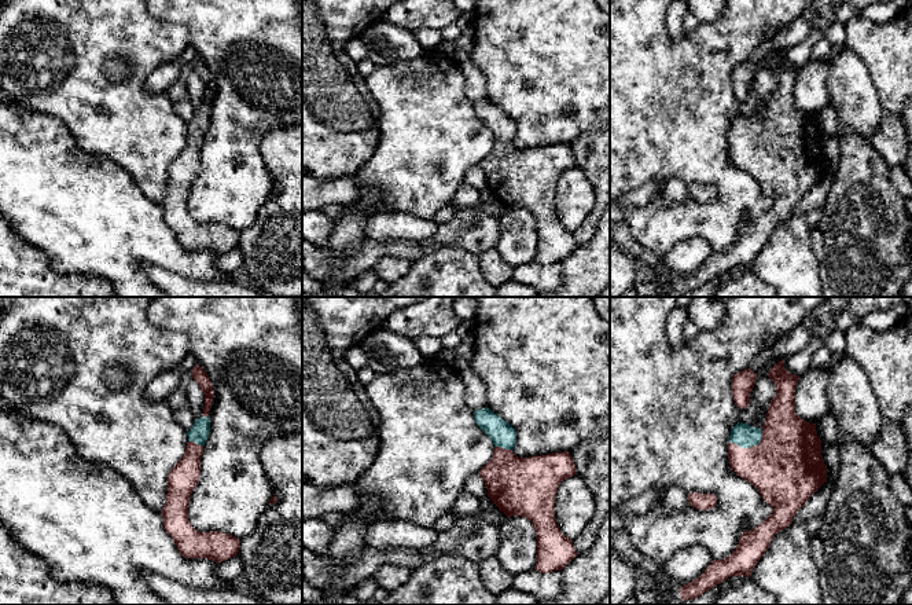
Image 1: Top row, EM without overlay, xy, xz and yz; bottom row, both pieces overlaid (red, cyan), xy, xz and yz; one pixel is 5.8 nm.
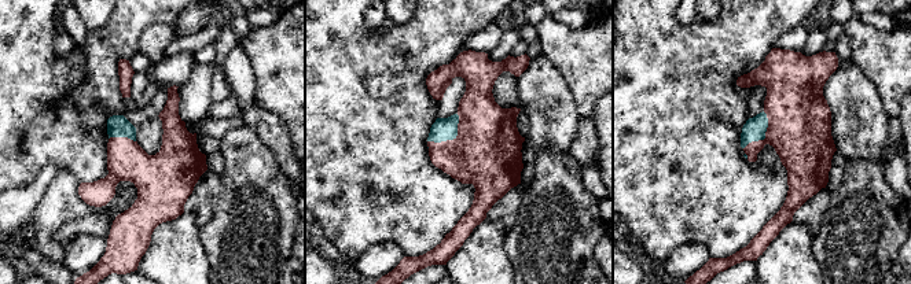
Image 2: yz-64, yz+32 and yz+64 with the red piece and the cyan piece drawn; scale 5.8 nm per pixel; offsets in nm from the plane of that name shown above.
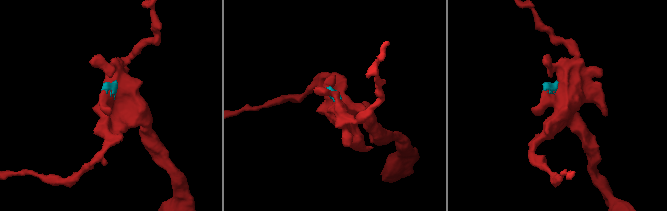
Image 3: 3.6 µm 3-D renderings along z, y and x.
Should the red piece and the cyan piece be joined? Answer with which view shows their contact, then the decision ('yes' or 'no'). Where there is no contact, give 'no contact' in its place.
yz | yes

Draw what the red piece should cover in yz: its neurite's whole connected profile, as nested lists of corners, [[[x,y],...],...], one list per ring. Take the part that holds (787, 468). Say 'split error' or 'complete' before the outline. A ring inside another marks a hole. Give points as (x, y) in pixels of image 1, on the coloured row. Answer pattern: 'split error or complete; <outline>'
split error; [[[784,359],[776,363],[768,377],[776,385],[776,396],[771,400],[771,406],[766,412],[766,419],[762,428],[751,428],[749,424],[739,422],[731,430],[729,444],[728,444],[728,461],[731,469],[742,478],[751,483],[761,494],[762,499],[768,502],[773,512],[772,514],[751,531],[744,531],[740,536],[739,544],[735,551],[724,560],[713,560],[713,562],[706,568],[706,571],[695,580],[680,587],[680,595],[683,601],[695,600],[703,595],[706,591],[714,586],[725,582],[731,576],[751,576],[751,571],[760,561],[760,558],[768,550],[775,535],[790,524],[793,524],[793,517],[798,510],[808,502],[808,499],[824,484],[827,483],[827,466],[821,455],[821,440],[816,433],[816,424],[803,421],[795,414],[795,388],[801,377],[790,374],[784,368]]]

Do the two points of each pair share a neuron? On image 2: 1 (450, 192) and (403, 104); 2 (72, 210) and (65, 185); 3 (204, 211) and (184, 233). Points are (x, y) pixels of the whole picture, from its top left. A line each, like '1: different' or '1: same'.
1: same
2: same
3: different

